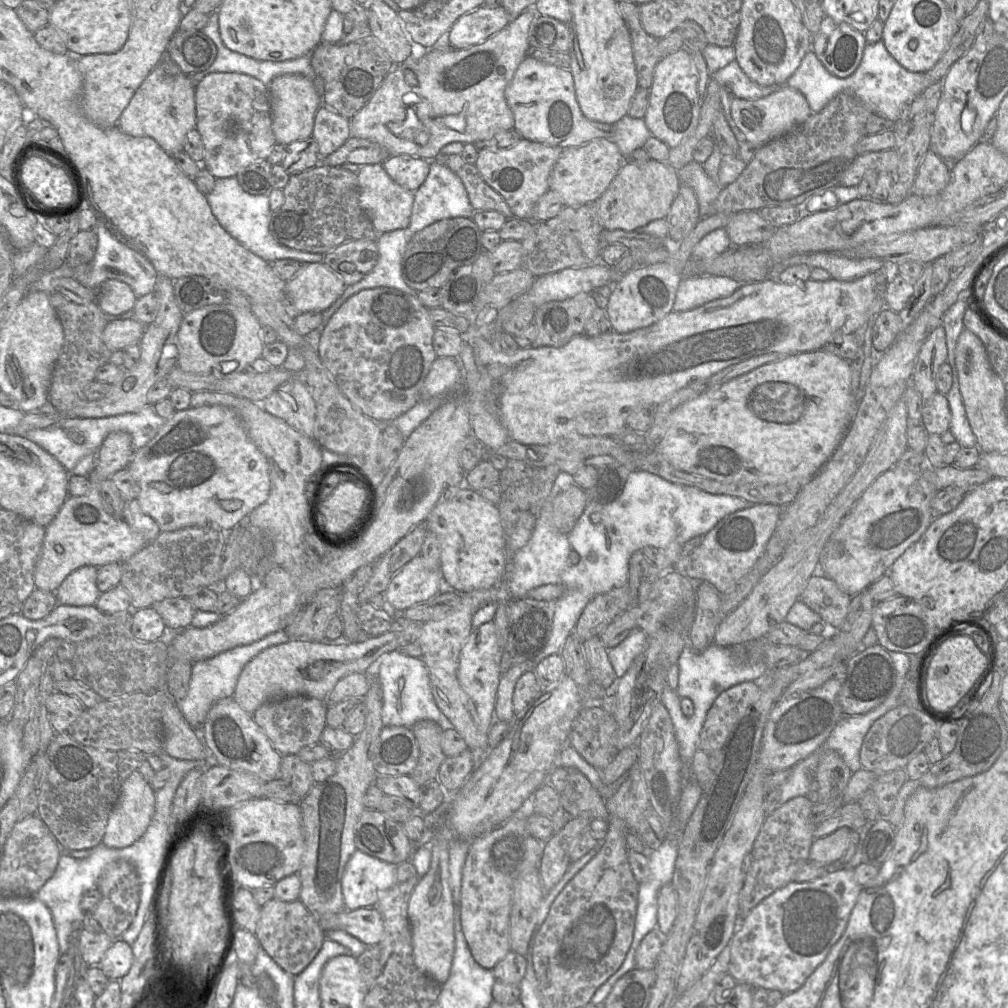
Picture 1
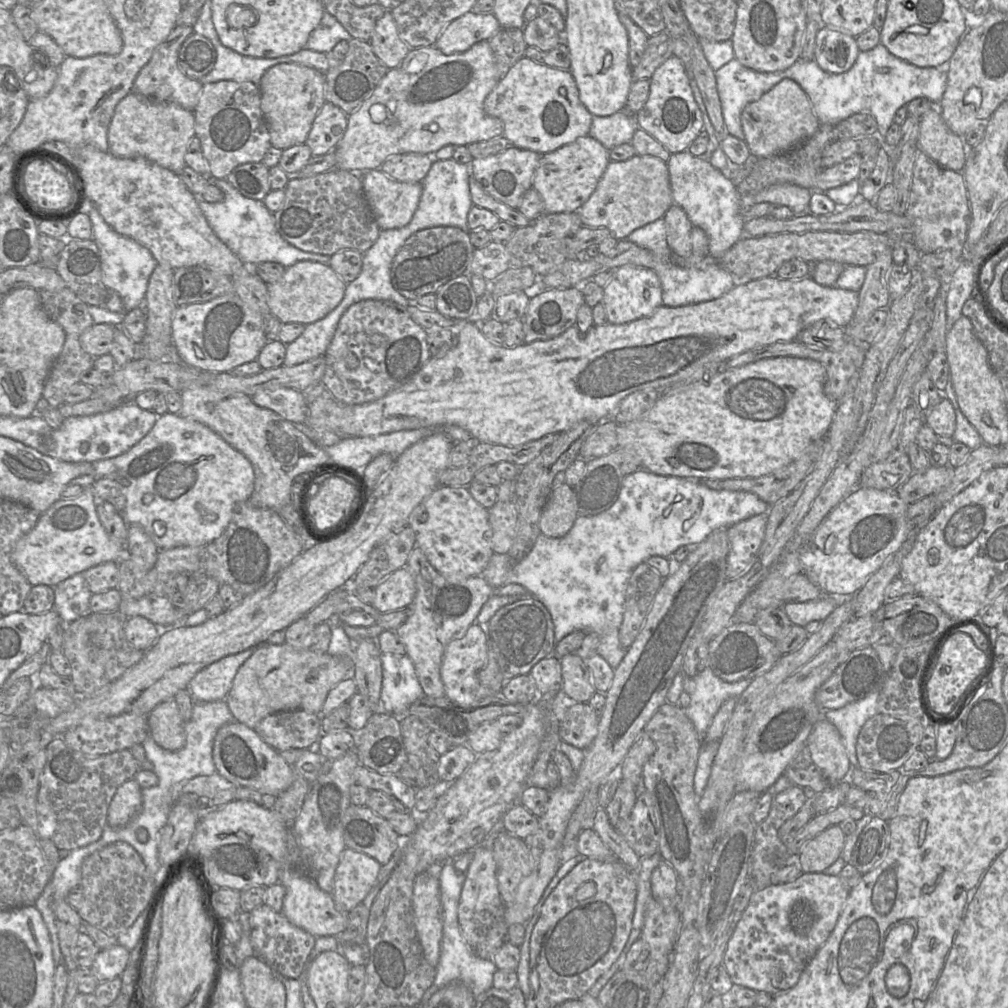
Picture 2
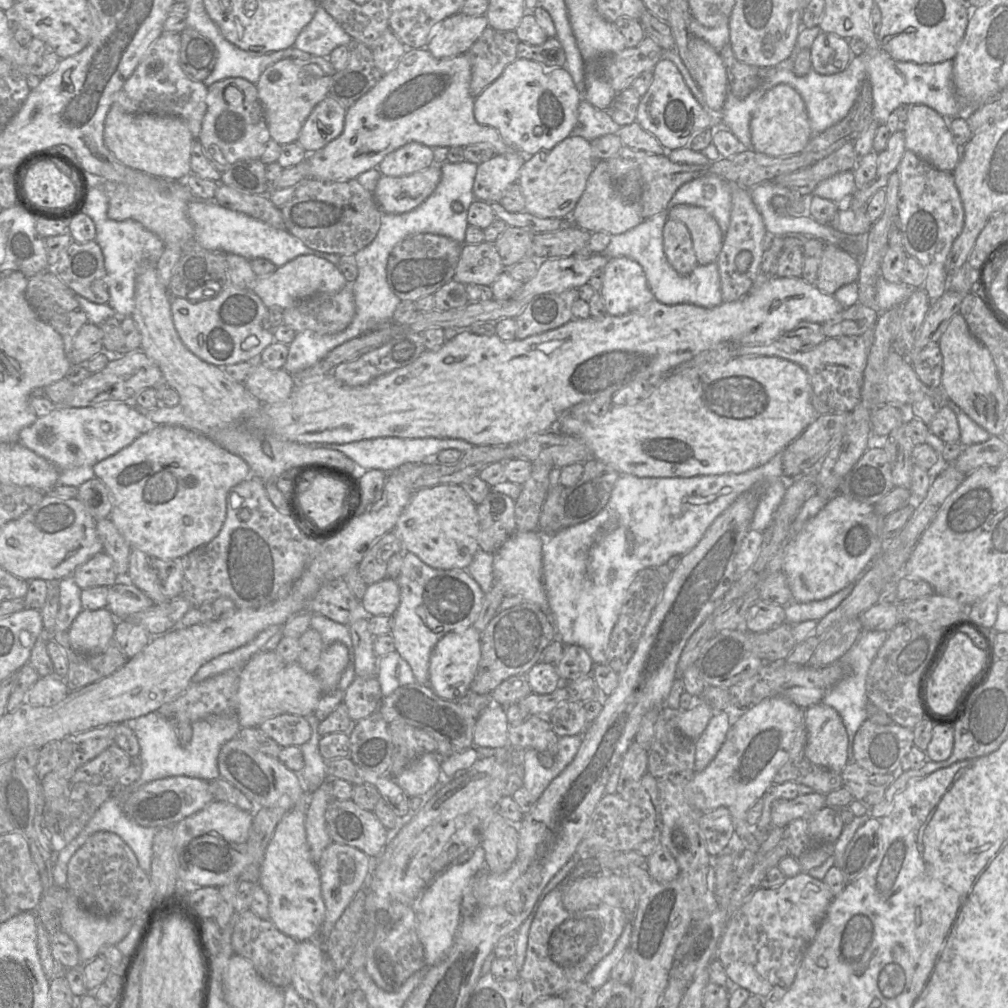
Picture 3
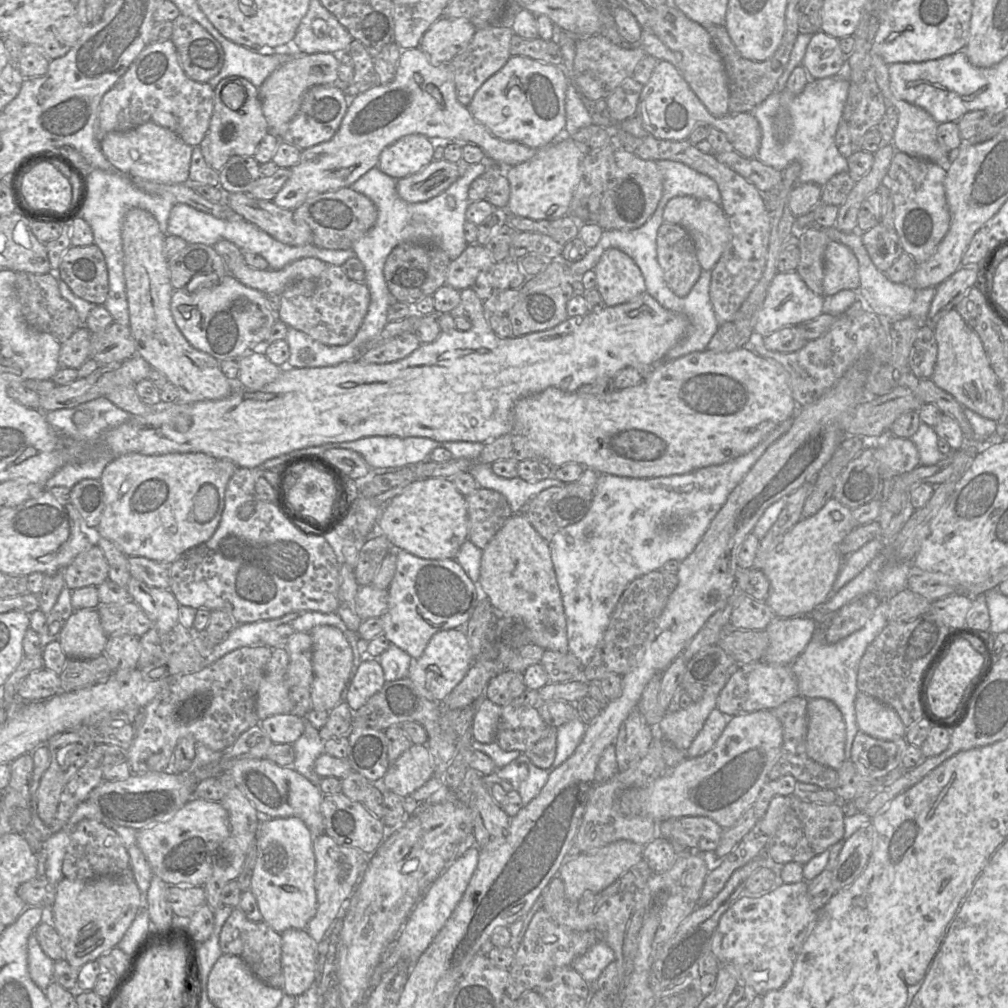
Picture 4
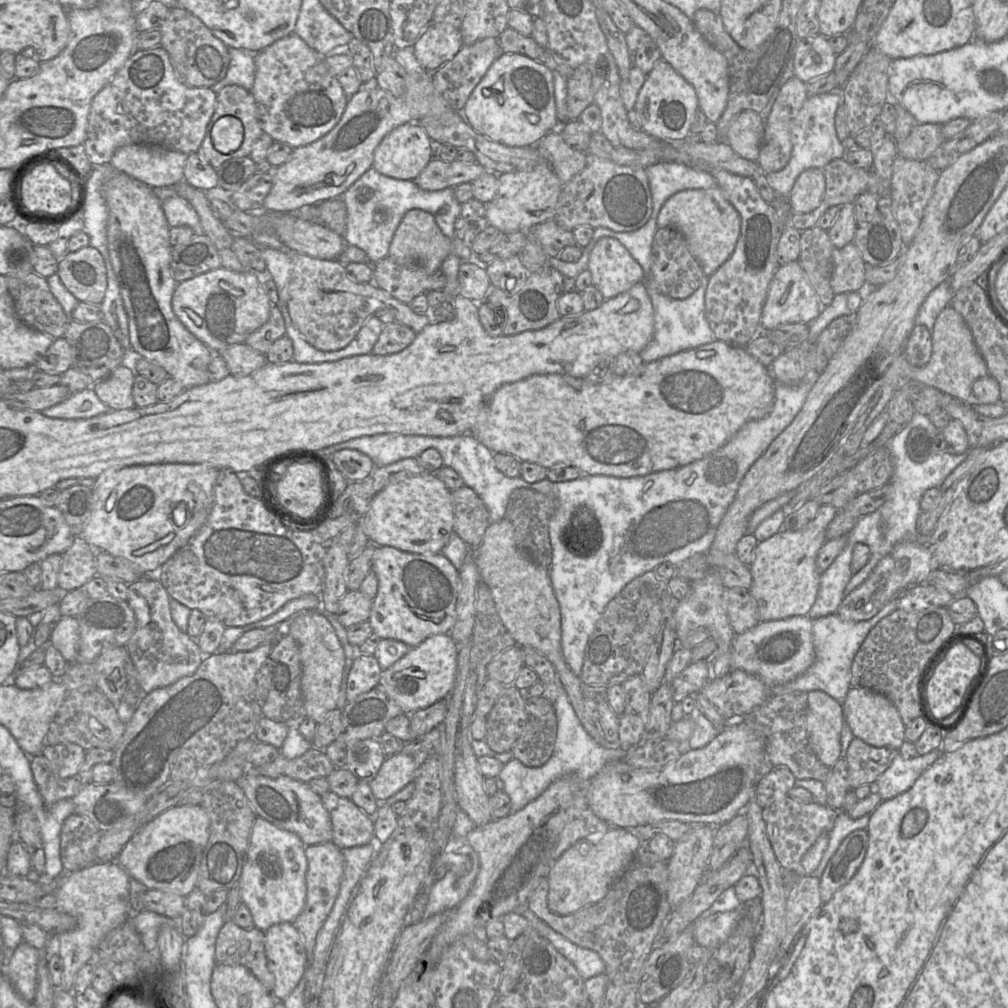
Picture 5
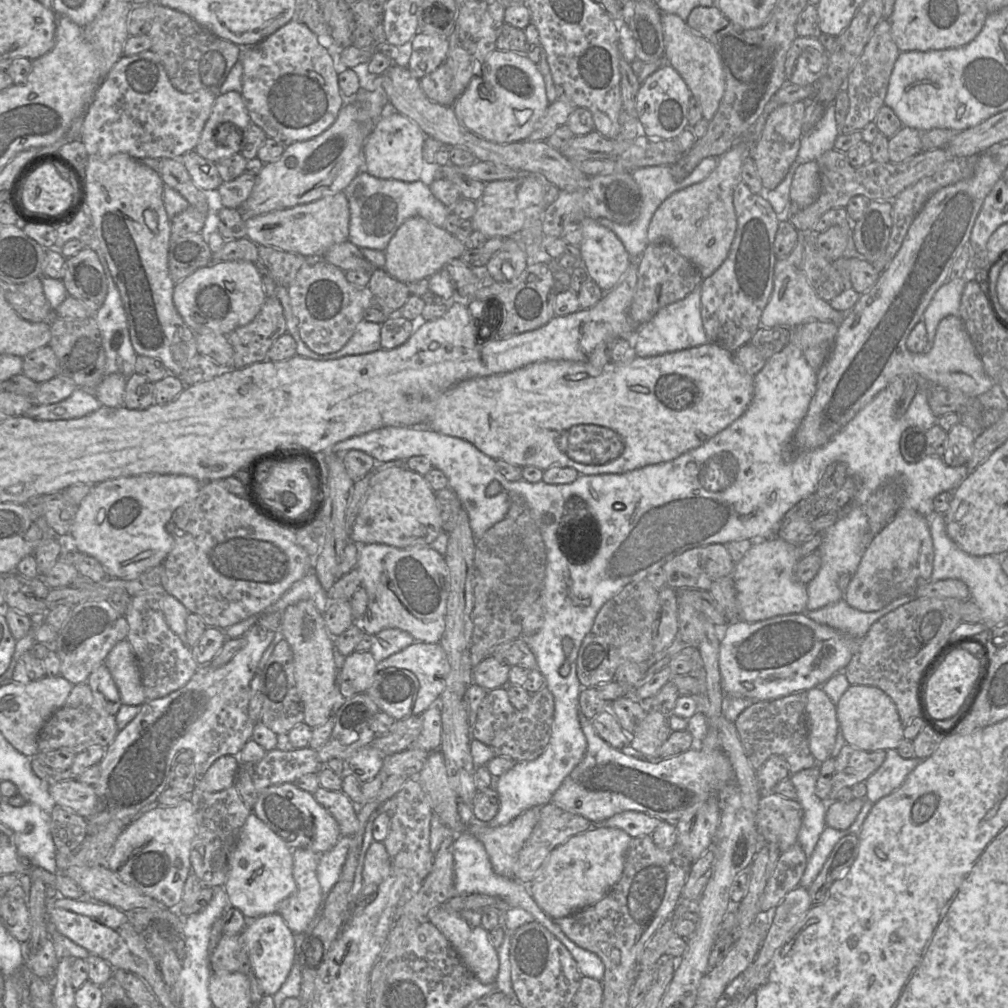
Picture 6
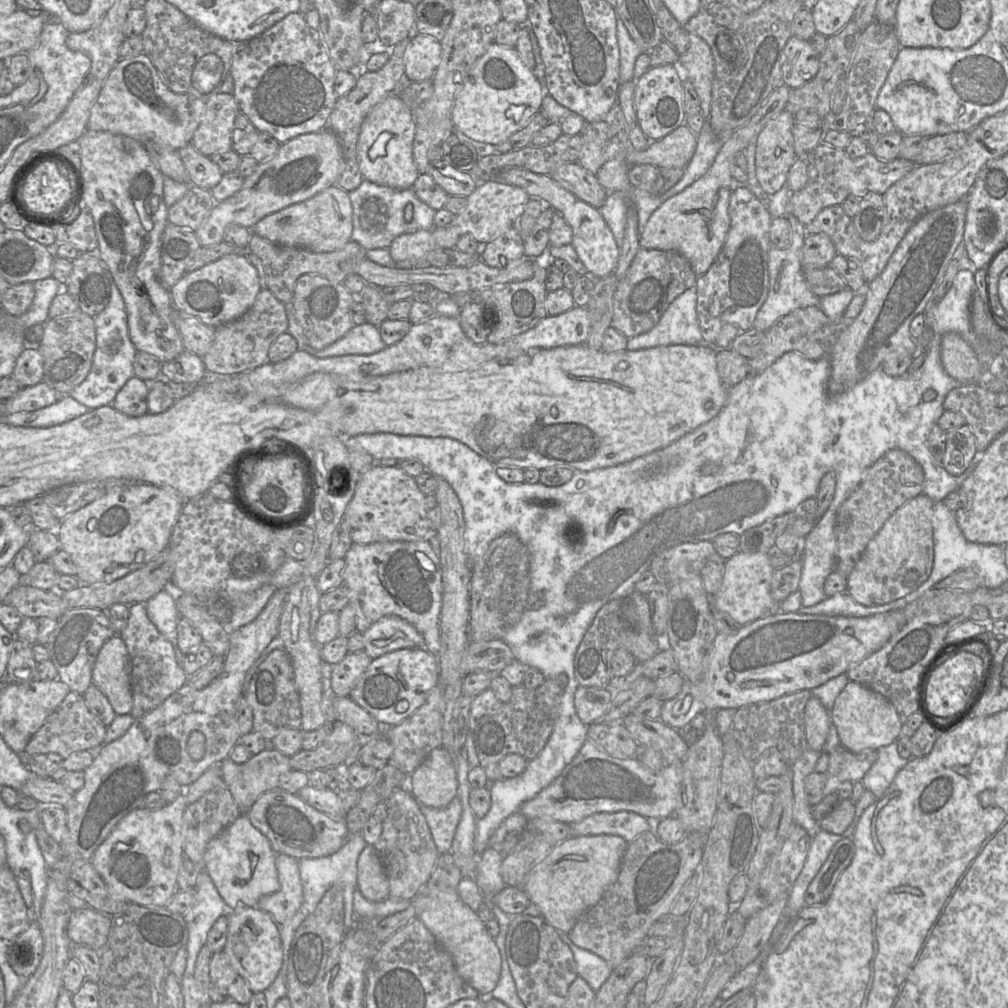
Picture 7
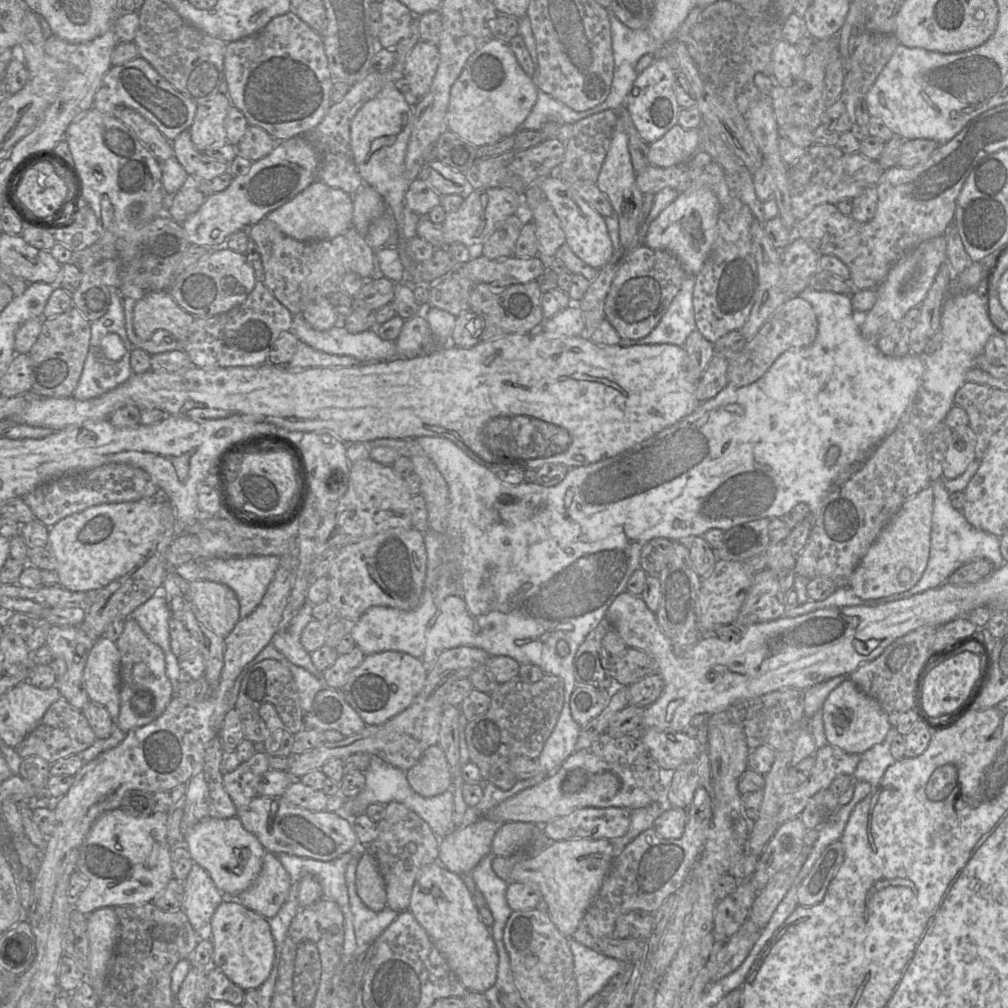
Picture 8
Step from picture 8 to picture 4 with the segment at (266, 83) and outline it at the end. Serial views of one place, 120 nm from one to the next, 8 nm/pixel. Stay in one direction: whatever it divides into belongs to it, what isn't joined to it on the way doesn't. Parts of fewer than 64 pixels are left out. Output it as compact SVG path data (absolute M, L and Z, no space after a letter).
M340 84L311 87L305 93L298 113L291 120L280 140L301 150L329 141L339 129L349 101Z

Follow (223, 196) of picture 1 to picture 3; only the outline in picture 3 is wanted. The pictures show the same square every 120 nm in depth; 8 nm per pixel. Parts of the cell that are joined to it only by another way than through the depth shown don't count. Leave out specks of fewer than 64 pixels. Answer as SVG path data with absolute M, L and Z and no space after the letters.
M214 201L188 202L187 215L194 228L194 244L209 251L236 254L247 260L264 258L276 267L281 267L301 255L314 255L336 266L340 260L338 254L325 253L305 246L299 238L291 235L286 229L274 228L242 212L224 208Z

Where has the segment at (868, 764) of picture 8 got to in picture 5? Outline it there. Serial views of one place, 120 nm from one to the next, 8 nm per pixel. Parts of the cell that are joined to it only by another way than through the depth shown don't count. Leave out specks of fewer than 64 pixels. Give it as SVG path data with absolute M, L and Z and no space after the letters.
M940 749L933 750L925 755L918 755L912 759L905 759L898 754L892 764L873 784L873 791L881 796L882 800L894 798L908 791L920 777L941 755Z

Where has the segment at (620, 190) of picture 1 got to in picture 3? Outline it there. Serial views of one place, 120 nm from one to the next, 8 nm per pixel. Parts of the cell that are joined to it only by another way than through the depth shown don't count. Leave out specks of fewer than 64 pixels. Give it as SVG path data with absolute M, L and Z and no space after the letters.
M598 160L589 176L586 188L572 212L573 223L590 233L606 232L616 235L639 225L643 220L641 206L636 201L627 200L617 188L608 169L606 160Z

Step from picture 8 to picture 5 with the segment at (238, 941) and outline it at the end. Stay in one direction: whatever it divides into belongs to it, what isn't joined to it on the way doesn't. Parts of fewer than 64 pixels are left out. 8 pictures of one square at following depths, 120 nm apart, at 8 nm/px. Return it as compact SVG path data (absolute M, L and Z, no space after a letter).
M283 922L265 931L265 953L269 970L275 977L272 995L278 1001L286 999L300 982L307 964L307 953L303 938L292 923Z

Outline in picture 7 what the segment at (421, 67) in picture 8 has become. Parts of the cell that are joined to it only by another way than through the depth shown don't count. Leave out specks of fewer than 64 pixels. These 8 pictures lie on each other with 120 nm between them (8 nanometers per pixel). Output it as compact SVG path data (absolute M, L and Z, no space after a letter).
M413 32L405 51L405 81L431 80L441 61L440 41L430 35Z

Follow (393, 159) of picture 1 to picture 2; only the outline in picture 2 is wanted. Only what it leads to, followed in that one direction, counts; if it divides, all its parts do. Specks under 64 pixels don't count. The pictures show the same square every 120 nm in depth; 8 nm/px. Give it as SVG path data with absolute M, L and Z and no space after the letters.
M397 154L387 158L380 170L388 177L405 183L421 182L432 166L433 155Z

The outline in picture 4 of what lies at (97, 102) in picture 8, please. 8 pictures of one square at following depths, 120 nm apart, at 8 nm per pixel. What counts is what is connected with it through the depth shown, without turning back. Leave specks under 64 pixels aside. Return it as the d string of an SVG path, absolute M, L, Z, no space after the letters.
M171 39L150 43L102 97L97 117L97 139L101 142L103 136L109 132L129 131L147 122L153 122L173 131L191 147L198 147L208 131L213 102L214 89L208 83L193 81L185 74Z

